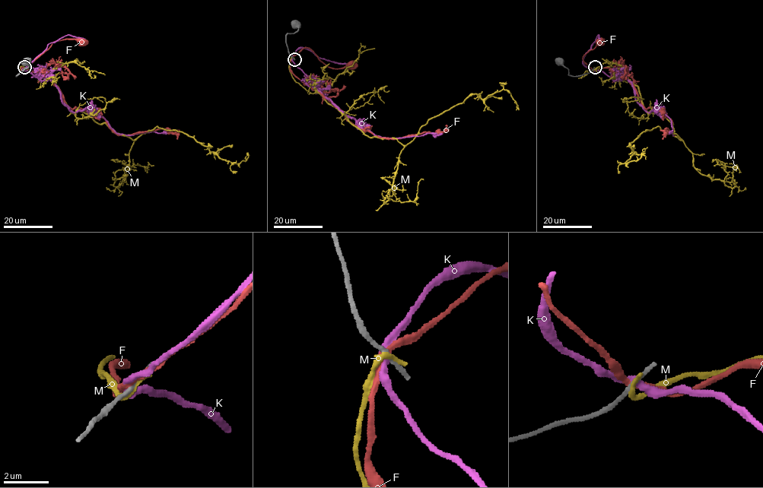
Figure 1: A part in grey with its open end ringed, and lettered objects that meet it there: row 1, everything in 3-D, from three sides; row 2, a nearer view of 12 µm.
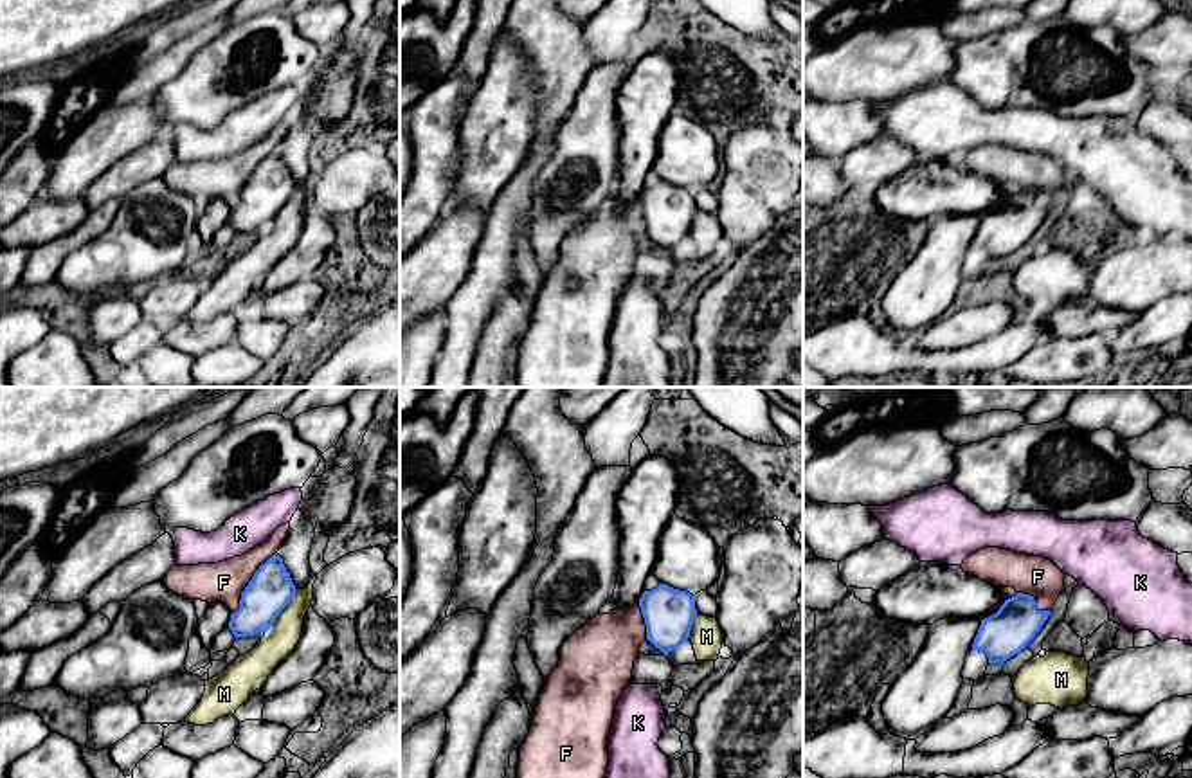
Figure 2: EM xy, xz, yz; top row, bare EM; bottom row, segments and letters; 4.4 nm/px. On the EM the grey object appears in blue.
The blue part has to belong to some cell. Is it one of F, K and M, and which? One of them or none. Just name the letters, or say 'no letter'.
no letter

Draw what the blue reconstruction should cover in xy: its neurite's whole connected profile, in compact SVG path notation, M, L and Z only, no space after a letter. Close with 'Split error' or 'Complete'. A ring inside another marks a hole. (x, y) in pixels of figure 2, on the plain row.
M275 149L254 169L241 189L239 205L230 211L234 234L266 229L295 191L283 155Z. Complete

